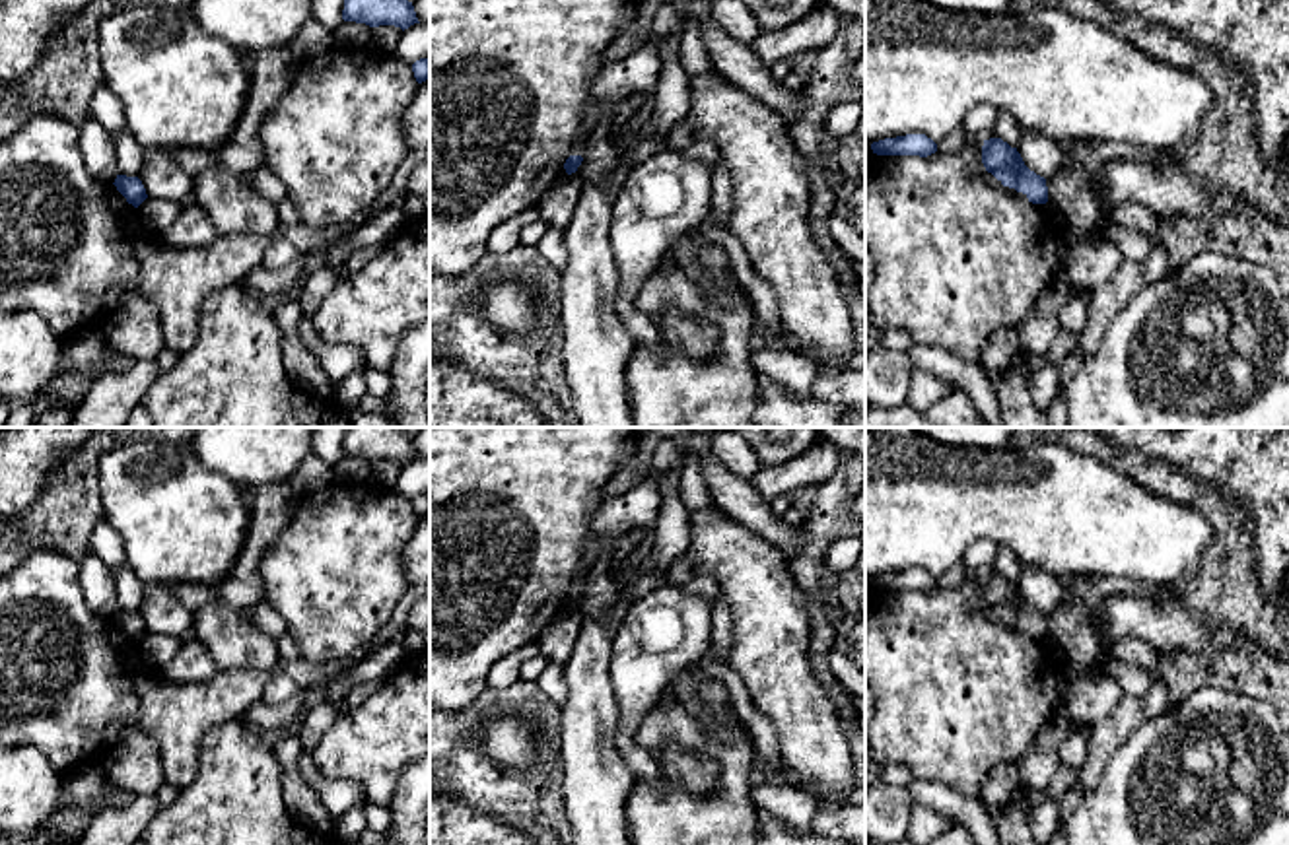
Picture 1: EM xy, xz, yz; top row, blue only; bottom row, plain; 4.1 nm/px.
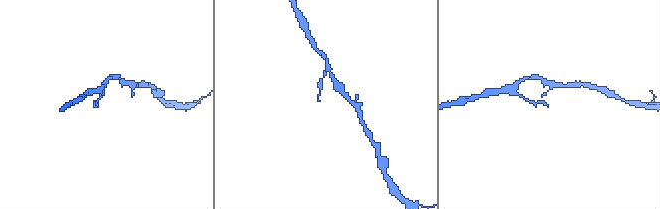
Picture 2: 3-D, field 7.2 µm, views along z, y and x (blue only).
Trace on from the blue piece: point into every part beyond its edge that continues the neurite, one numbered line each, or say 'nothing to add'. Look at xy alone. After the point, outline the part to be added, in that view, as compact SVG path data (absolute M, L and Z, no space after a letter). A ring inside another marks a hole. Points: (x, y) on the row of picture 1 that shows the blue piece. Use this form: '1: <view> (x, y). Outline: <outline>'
nothing to add

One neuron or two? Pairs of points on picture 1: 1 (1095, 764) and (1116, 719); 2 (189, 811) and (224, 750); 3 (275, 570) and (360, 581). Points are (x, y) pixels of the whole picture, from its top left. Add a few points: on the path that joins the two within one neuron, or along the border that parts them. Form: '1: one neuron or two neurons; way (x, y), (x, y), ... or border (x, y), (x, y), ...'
1: one neuron; way (1099, 752), (1103, 741), (1113, 731)
2: one neuron; way (205, 795), (224, 776), (224, 766)
3: one neuron; way (296, 570), (339, 574)

